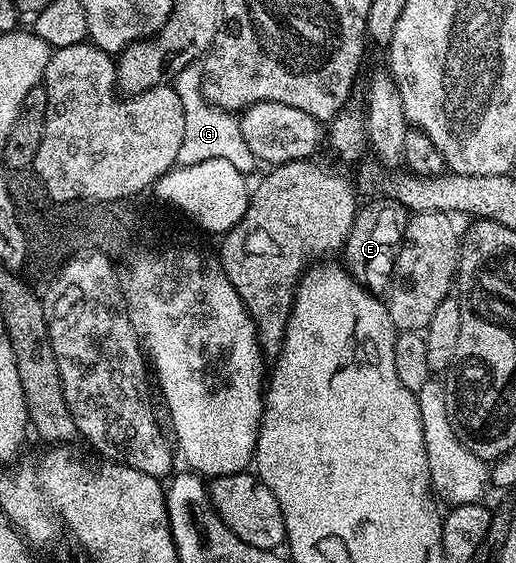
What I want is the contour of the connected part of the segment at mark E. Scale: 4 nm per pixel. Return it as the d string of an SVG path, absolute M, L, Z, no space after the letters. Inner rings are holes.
M381 197L371 203L363 202L352 221L352 229L346 238L344 266L359 285L372 294L382 297L390 290L398 248L406 235L408 212L396 199Z

